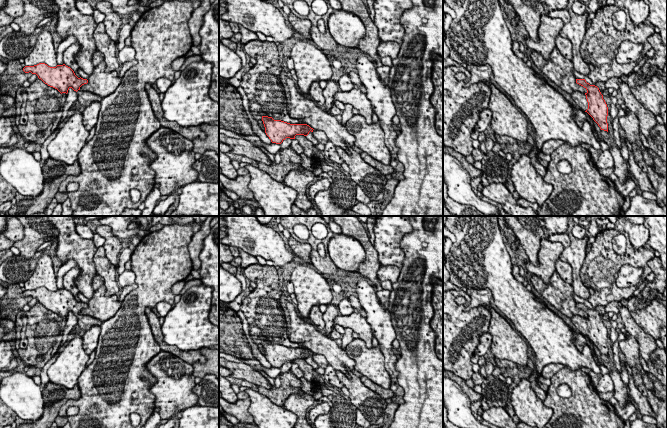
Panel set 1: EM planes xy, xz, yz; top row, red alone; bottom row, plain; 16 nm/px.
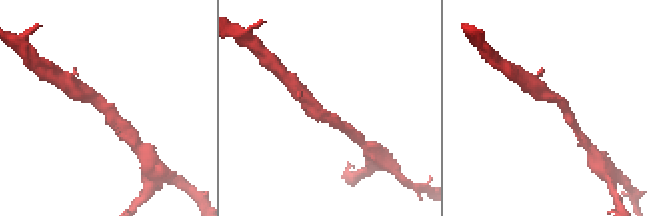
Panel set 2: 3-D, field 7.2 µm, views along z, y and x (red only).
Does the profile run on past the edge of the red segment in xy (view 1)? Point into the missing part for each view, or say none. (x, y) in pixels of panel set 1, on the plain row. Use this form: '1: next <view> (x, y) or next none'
1: next xy (85, 322)

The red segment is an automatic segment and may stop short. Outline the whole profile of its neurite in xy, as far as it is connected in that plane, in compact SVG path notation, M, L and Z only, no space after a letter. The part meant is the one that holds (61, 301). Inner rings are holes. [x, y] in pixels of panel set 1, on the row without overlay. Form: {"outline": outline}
{"outline": "M39 287L34 290L25 290L23 295L25 297L31 296L32 298L36 298L45 308L57 313L61 318L67 318L68 314L72 312L77 316L77 325L81 330L87 331L92 326L101 326L103 323L89 315L81 314L80 311L87 308L88 304L81 301L78 302L74 295L65 288L50 291L45 287Z"}

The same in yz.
{"outline": "M576 303L576 307L583 310L587 316L574 315L570 318L571 322L581 334L593 342L601 354L608 356L608 331L599 312L590 309L585 303Z"}

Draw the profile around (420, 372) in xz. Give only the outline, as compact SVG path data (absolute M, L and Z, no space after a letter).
M408 216L413 231L404 235L400 247L405 254L403 266L389 297L389 307L392 326L396 339L400 343L400 358L395 363L398 372L398 383L404 390L403 404L399 404L393 421L388 428L443 428L443 360L435 351L435 332L430 326L434 310L431 304L431 278L443 282L443 216Z

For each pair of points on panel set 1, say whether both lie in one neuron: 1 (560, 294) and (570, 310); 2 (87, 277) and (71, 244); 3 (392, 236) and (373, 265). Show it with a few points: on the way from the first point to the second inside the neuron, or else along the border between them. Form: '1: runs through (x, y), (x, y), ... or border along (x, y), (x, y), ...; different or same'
1: runs through (561, 298), (567, 306); same
2: runs through (87, 269), (84, 258), (79, 252); same
3: border along (373, 246), (377, 252), (378, 261), (381, 264); different

